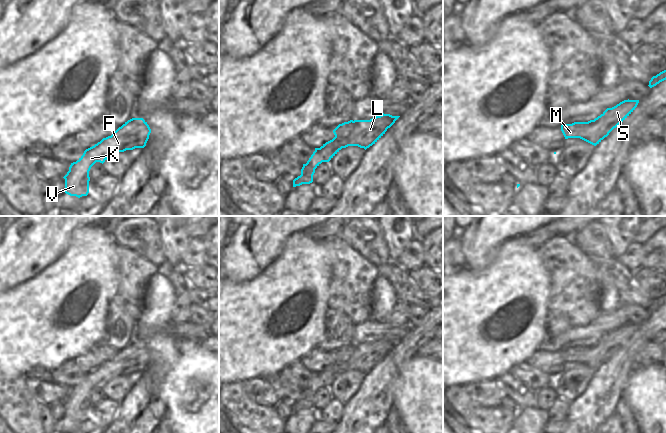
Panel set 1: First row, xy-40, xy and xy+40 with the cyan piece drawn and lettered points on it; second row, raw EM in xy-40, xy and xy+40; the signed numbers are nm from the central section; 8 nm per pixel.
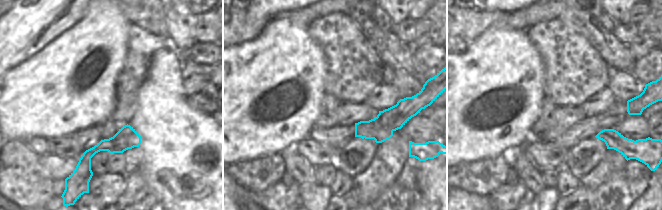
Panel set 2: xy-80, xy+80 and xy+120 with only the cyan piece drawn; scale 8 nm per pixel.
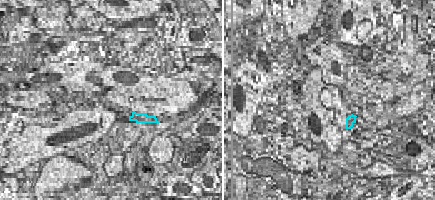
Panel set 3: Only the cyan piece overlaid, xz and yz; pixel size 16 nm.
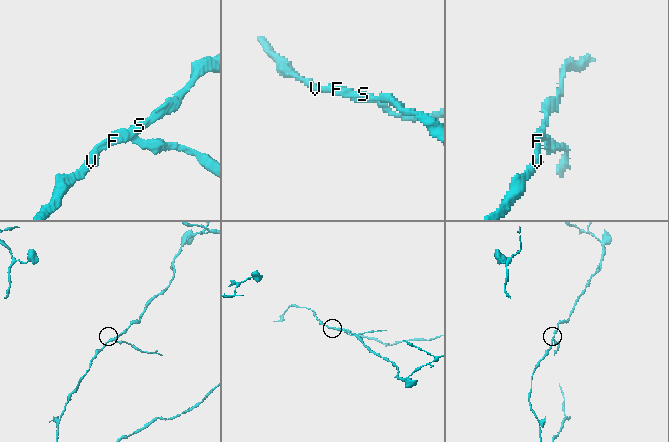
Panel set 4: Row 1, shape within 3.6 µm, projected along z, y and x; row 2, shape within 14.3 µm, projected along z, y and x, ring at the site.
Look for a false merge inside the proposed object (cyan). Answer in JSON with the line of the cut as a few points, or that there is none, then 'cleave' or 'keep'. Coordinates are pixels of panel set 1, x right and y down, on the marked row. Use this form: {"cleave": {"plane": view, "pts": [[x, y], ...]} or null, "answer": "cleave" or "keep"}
{"cleave": {"plane": "xy", "pts": [[354, 121], [354, 127], [347, 135], [335, 136]]}, "answer": "cleave"}

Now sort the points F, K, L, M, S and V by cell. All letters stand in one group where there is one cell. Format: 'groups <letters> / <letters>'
groups F K L S V / M

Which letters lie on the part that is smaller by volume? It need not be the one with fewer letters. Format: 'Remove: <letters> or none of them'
Remove: M

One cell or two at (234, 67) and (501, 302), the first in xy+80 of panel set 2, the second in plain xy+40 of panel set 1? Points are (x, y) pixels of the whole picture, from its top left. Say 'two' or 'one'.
one

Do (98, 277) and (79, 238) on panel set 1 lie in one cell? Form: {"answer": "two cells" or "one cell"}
{"answer": "one cell"}

